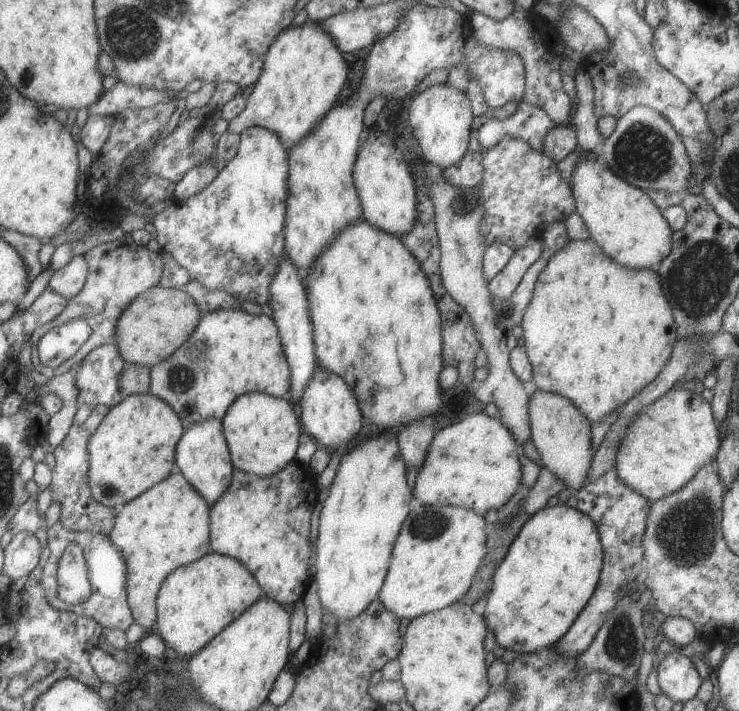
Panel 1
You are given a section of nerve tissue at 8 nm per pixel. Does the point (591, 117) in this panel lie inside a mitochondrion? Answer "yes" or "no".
no

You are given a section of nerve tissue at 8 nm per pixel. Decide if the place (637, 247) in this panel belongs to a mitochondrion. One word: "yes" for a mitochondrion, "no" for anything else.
no

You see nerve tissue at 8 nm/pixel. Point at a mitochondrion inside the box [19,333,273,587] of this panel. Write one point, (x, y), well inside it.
(181, 377)

